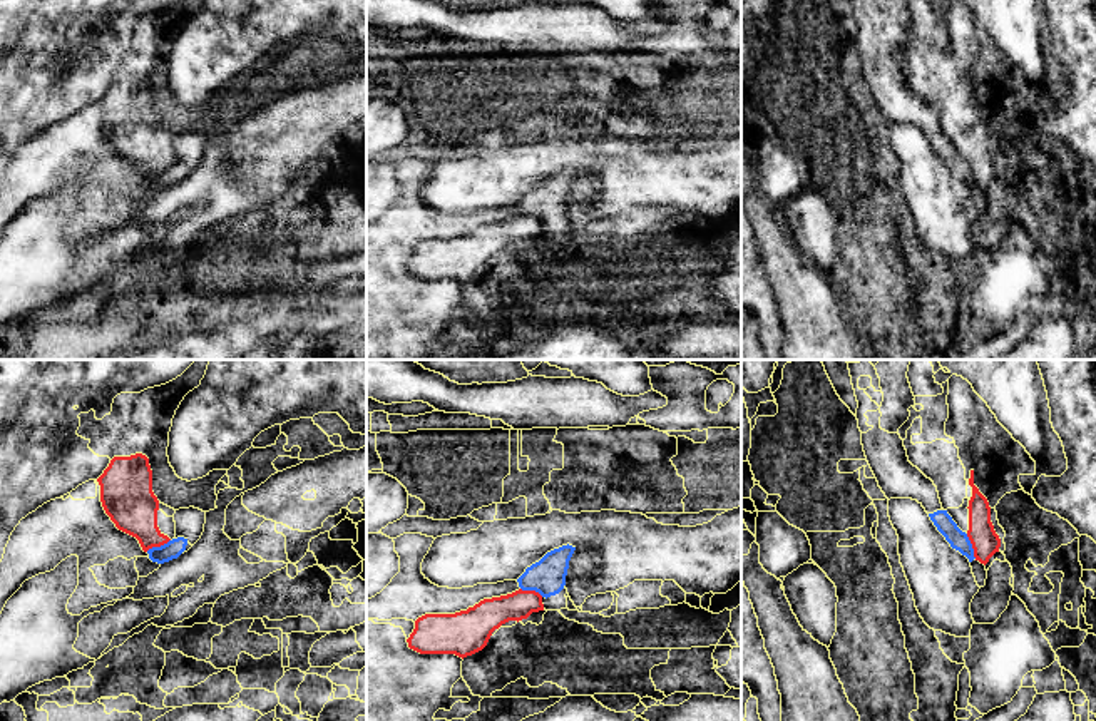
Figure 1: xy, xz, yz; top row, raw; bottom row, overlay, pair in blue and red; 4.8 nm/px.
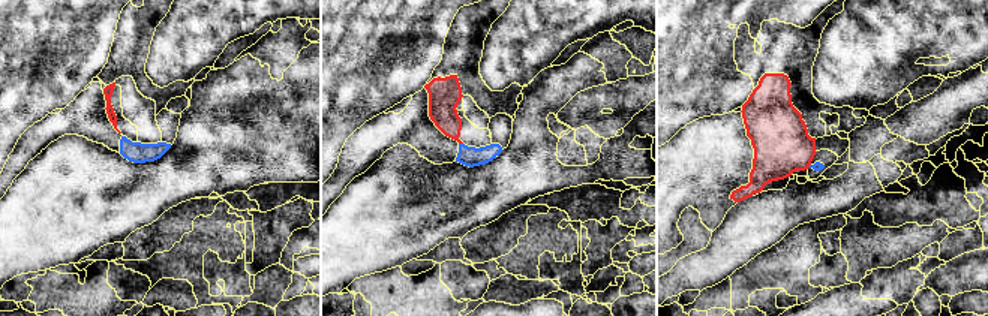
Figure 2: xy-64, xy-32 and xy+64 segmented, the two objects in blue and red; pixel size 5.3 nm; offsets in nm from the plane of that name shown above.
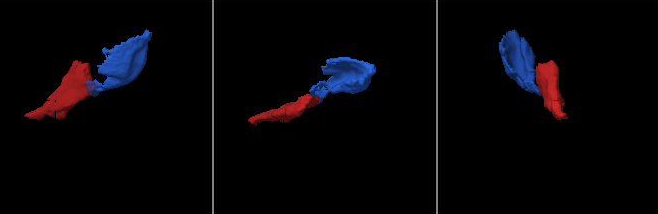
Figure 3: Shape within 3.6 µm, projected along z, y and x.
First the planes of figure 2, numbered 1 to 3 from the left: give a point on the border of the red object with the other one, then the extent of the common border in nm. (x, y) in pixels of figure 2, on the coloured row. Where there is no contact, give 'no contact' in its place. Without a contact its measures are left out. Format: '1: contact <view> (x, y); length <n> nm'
1: no contact
2: contact xy-32 (461, 144); length 30 nm
3: no contact

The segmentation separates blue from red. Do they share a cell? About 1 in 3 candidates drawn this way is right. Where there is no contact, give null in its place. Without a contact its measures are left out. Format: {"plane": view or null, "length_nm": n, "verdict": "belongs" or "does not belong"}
{"plane": "yz", "length_nm": 130, "verdict": "does not belong"}

